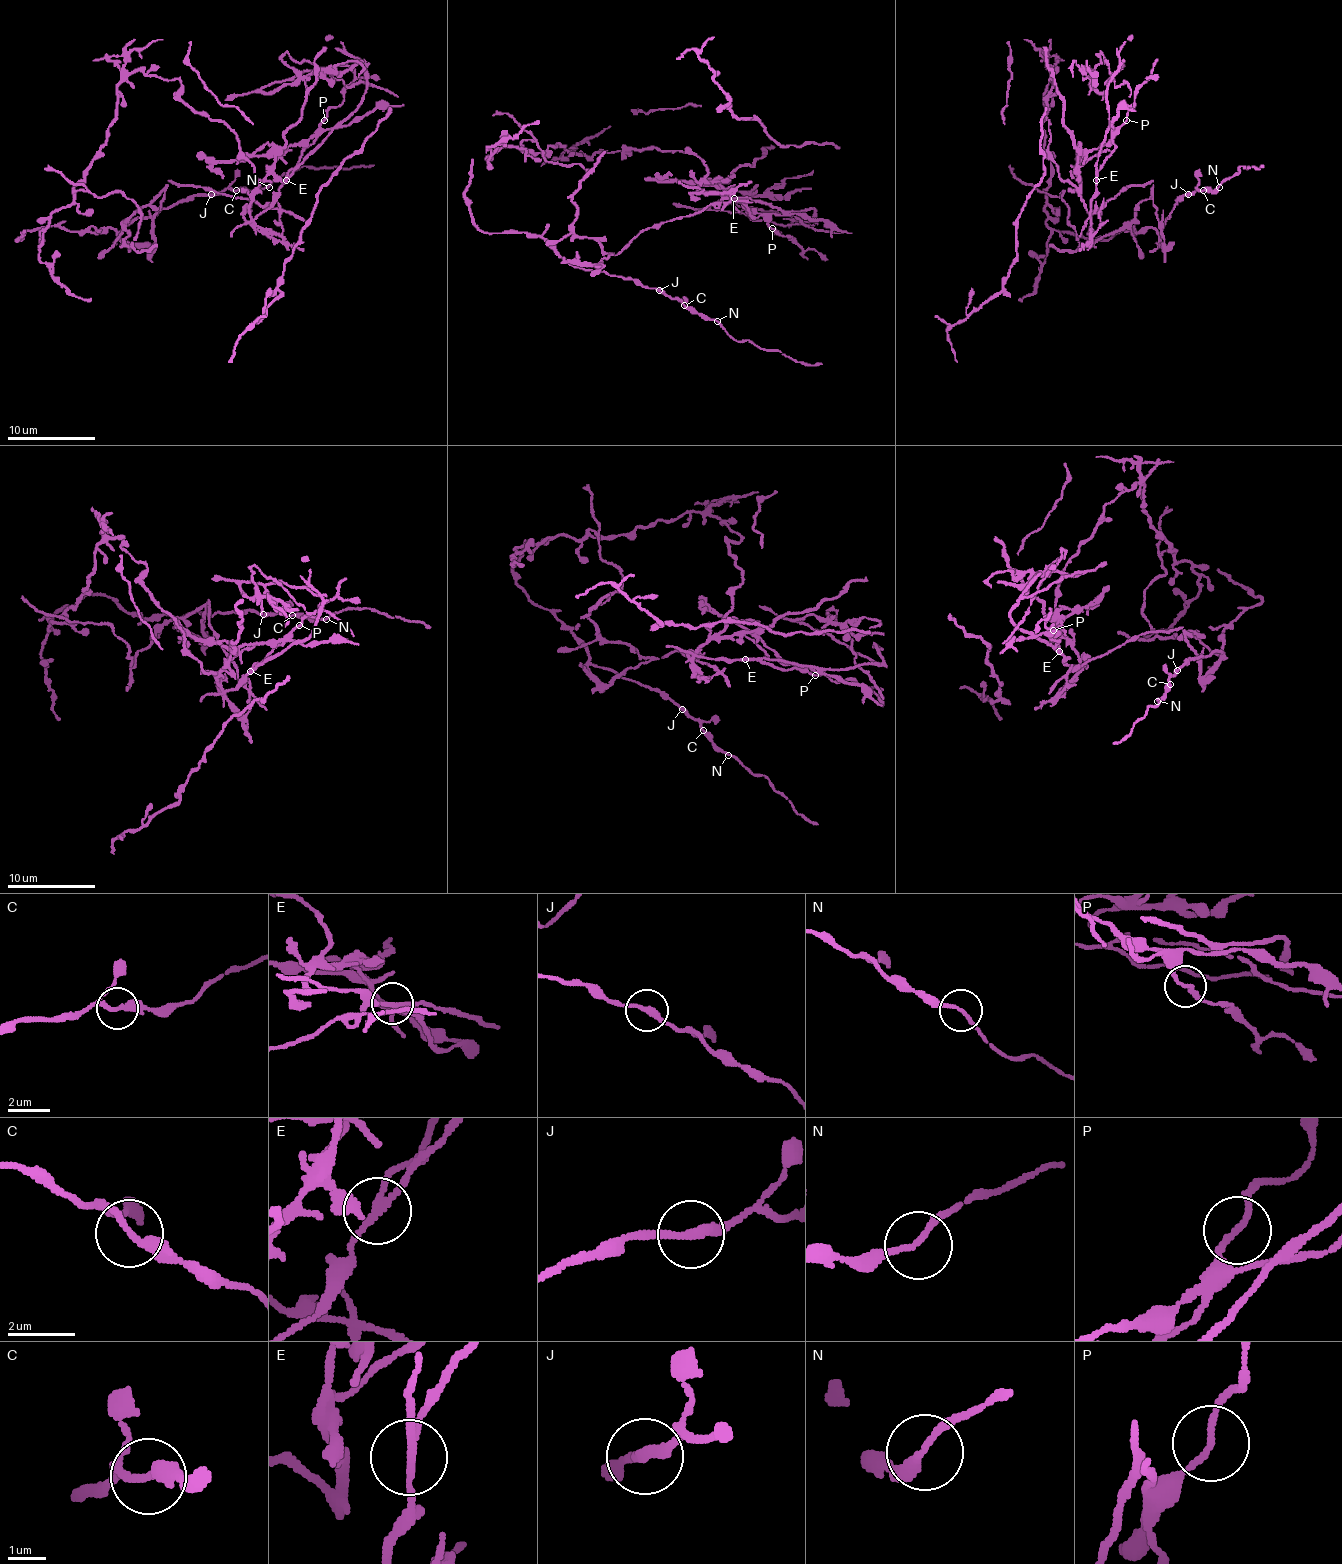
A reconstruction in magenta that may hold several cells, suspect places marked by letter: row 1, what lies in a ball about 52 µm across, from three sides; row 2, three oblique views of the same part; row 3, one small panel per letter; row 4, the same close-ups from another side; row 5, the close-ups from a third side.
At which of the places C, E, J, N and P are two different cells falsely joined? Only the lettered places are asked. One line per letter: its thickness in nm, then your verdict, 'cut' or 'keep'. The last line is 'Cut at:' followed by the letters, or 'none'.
C: 260 nm thick; keep
E: 180 nm thick; cut
J: 260 nm thick; cut
N: 150 nm thick; keep
P: 160 nm thick; keep
Cut at: E, J

